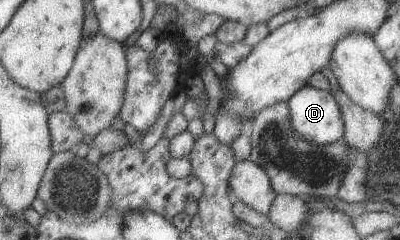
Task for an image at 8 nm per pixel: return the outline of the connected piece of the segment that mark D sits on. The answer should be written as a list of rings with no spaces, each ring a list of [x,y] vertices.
[[[302,86],[287,101],[289,120],[296,137],[318,145],[342,140],[343,119],[329,90]]]

